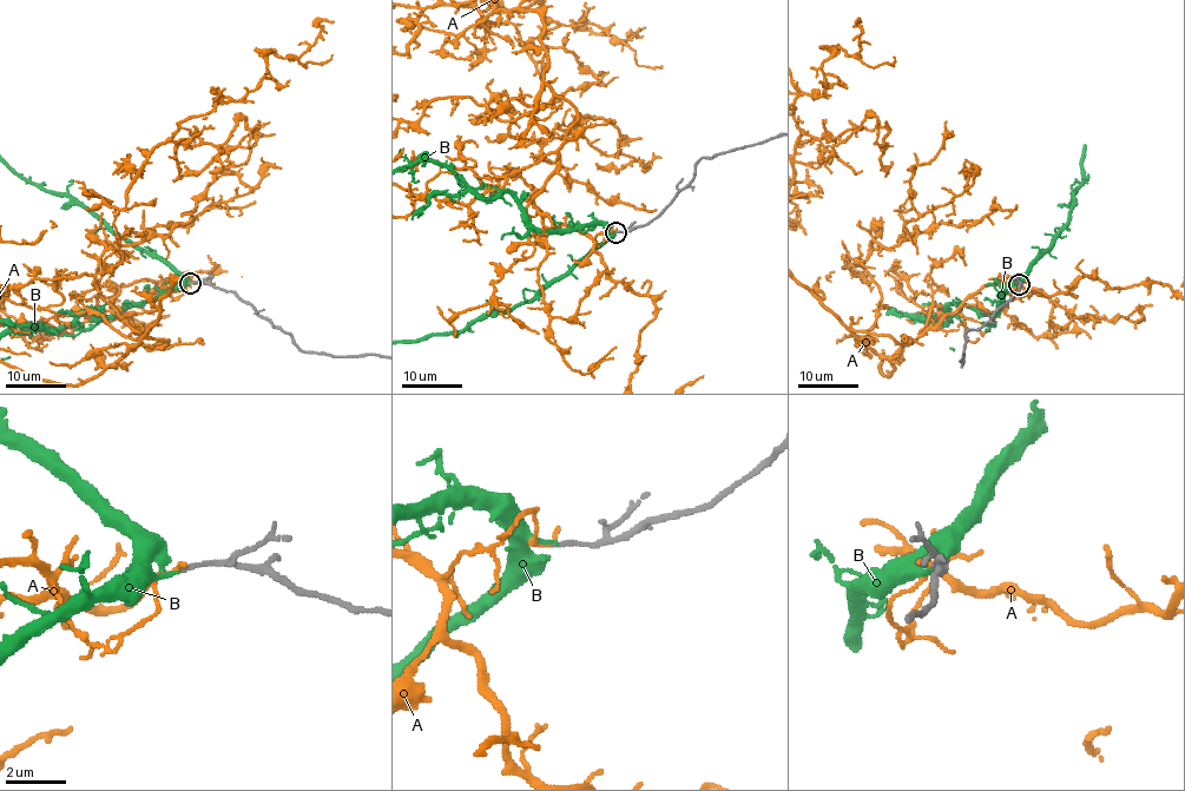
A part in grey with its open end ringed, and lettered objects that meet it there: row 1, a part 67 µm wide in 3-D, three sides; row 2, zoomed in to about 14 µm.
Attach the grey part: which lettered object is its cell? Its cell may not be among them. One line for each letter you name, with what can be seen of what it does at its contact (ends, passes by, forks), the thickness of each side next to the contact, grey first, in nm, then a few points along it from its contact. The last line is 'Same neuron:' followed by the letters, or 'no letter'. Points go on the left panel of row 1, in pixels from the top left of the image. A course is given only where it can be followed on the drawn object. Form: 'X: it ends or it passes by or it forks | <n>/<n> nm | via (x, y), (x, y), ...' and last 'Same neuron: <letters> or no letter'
B: it ends | 160/110 nm
Same neuron: B

